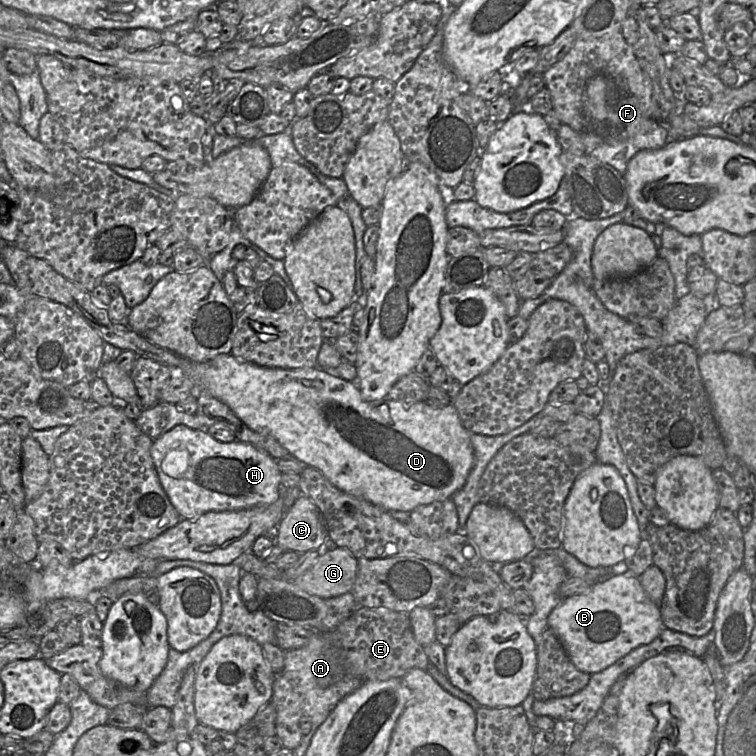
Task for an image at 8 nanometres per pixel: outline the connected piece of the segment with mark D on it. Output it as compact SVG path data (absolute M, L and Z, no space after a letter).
M230 353L220 354L206 362L188 360L188 365L182 370L182 374L193 382L197 390L204 390L226 404L248 428L275 438L293 457L304 462L307 467L318 469L338 489L388 512L412 512L421 505L451 498L463 487L474 464L474 451L470 440L470 435L474 433L469 432L463 426L459 414L452 404L437 408L426 402L404 403L386 399L369 402L362 398L356 382L331 375L325 369L317 366L299 369L268 368L238 360Z

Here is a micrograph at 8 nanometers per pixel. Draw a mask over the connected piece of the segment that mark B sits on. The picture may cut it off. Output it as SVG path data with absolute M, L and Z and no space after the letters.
M631 573L610 575L594 583L585 593L563 599L551 611L547 623L573 665L590 675L608 668L633 649L651 643L664 628L660 607L649 599L639 577Z

